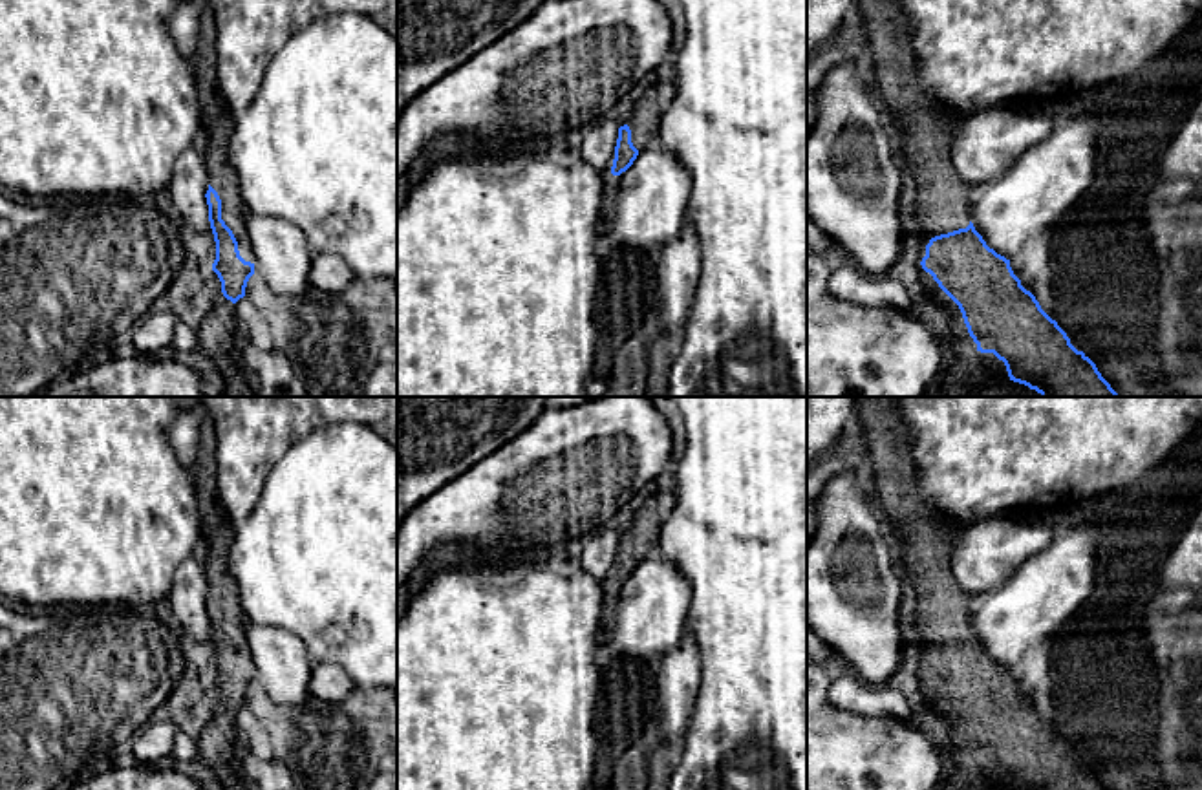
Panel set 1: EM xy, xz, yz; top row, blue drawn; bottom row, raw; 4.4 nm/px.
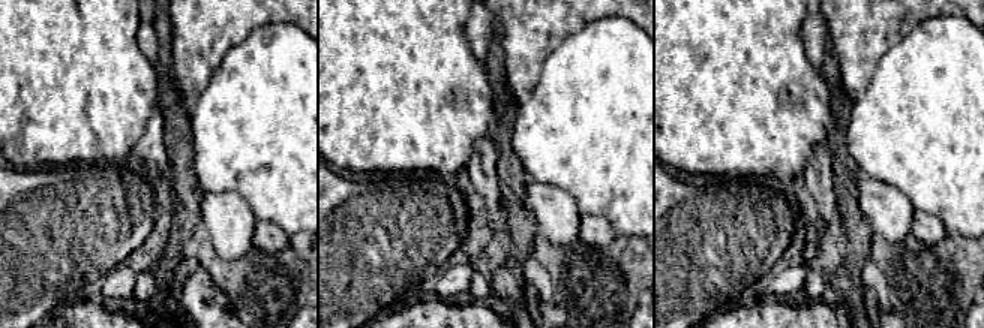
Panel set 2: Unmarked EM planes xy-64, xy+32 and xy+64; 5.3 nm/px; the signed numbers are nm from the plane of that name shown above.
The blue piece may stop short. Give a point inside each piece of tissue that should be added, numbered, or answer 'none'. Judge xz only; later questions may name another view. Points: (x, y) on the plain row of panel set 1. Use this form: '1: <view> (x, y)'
1: xz (648, 520)

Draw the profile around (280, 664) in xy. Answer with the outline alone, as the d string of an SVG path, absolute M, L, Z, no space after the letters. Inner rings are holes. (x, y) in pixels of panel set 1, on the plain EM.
M249 622L245 640L252 658L254 684L262 686L276 704L304 702L315 662L300 636L282 627Z

